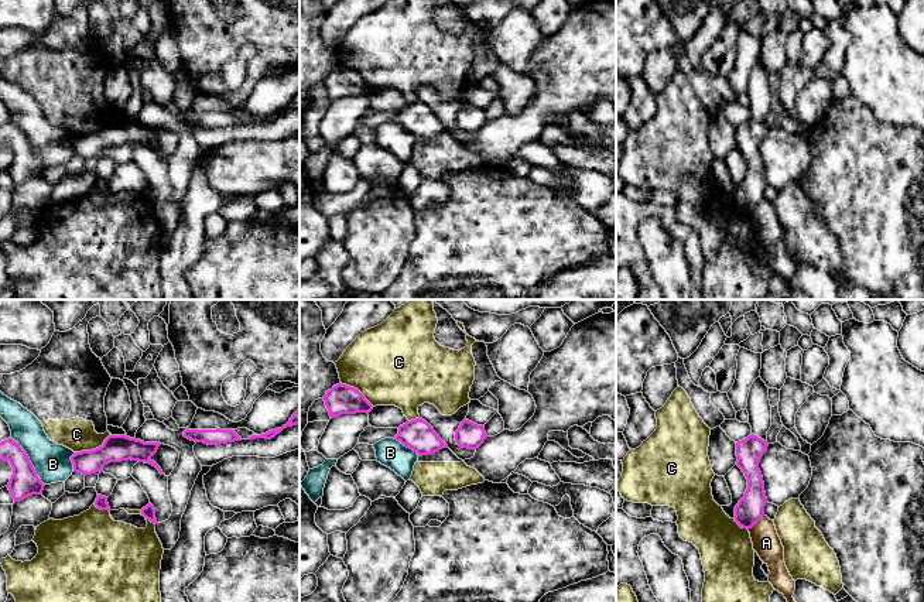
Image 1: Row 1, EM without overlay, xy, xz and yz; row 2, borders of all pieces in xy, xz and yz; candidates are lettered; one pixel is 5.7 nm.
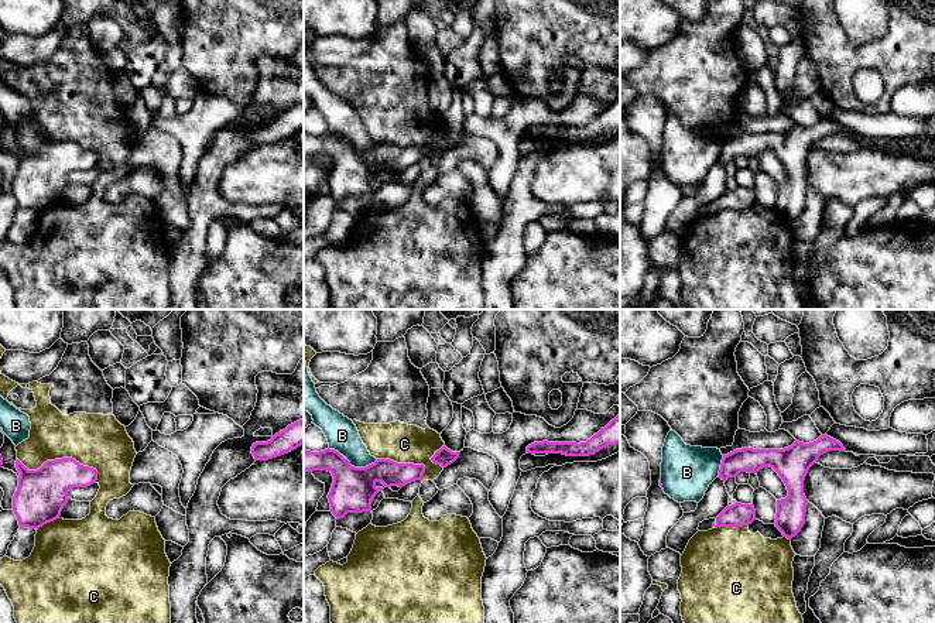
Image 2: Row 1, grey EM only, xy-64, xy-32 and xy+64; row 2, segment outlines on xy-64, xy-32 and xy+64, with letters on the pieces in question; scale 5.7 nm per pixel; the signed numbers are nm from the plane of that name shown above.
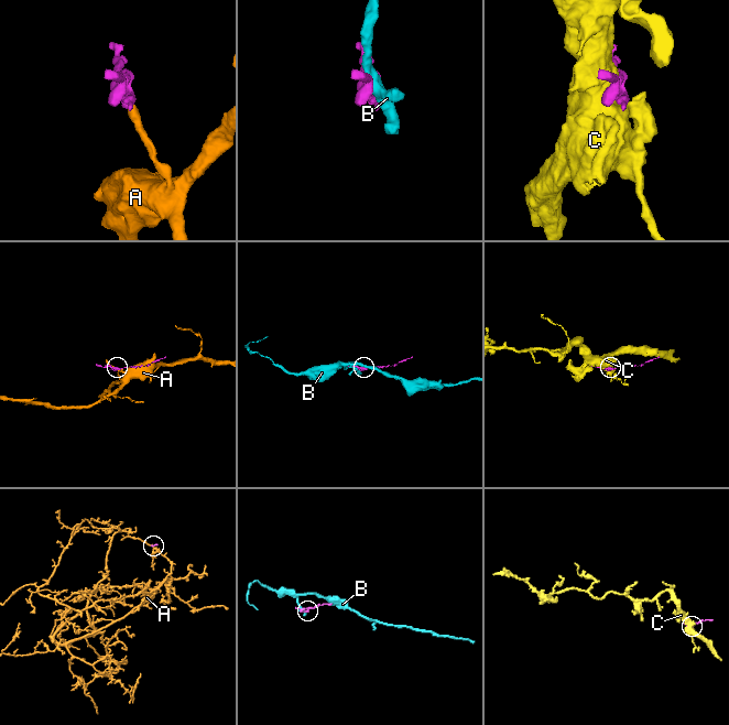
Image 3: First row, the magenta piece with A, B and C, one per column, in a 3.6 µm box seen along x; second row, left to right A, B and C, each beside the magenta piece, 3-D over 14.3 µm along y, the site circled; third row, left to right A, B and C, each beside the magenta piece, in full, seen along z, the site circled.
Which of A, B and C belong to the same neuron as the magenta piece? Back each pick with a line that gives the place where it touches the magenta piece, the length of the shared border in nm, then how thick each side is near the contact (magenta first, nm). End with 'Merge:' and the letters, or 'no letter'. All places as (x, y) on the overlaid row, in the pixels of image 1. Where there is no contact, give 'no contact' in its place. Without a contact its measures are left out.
Merge: no letter

